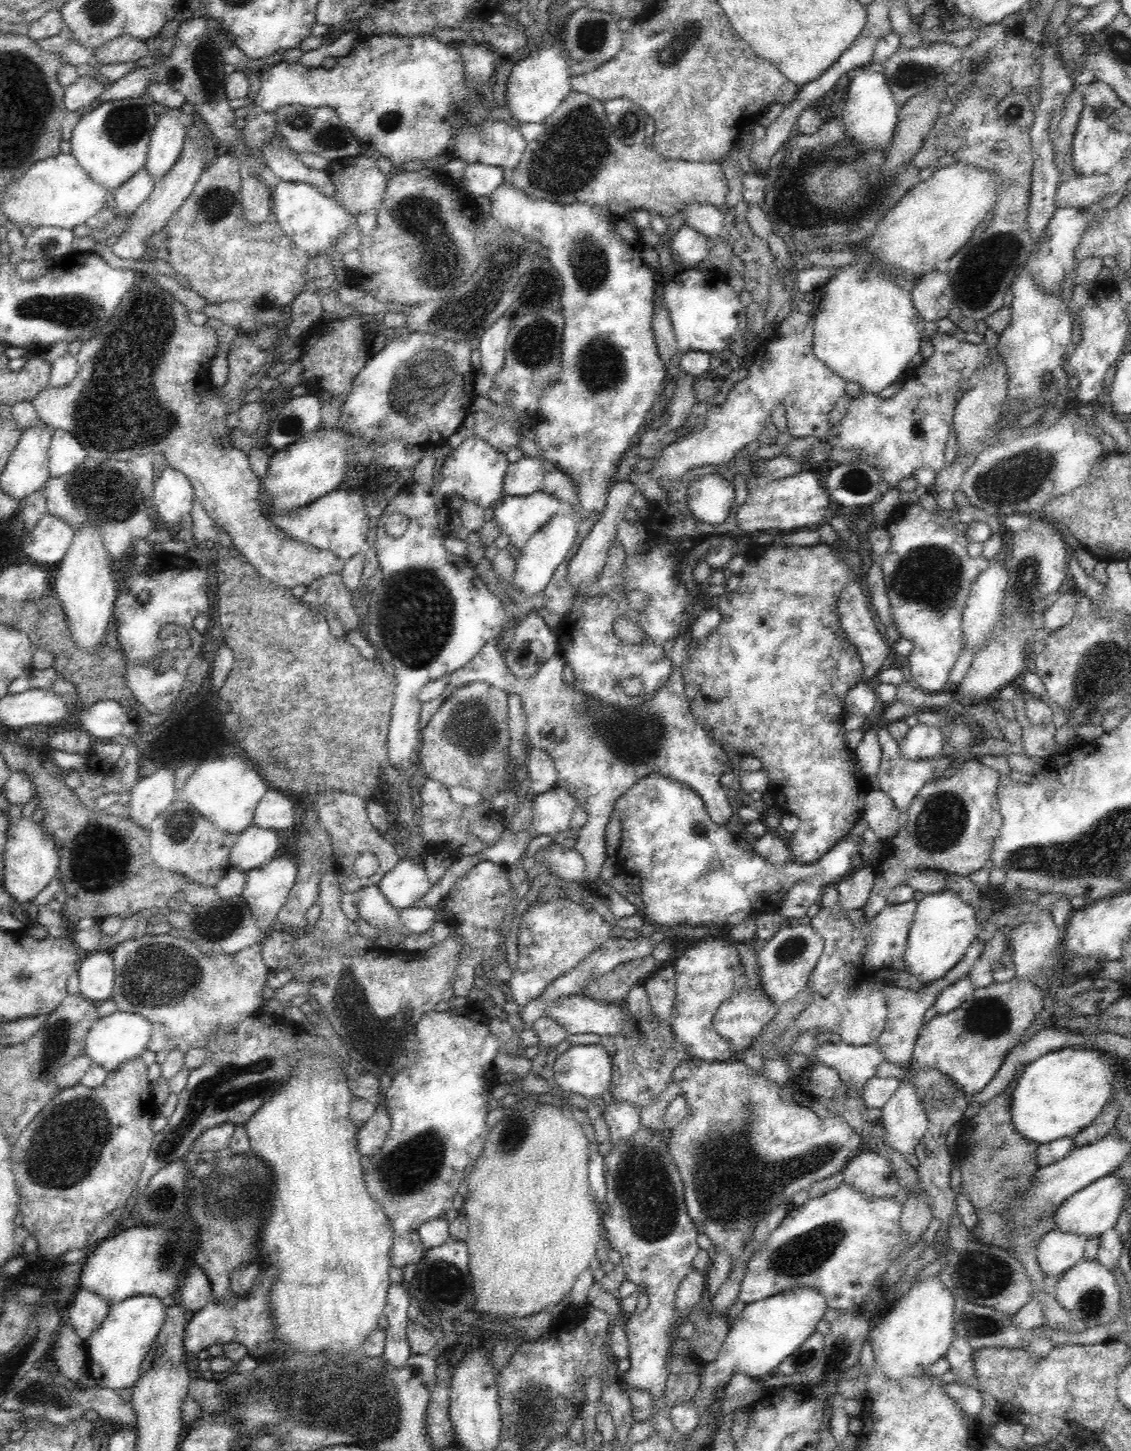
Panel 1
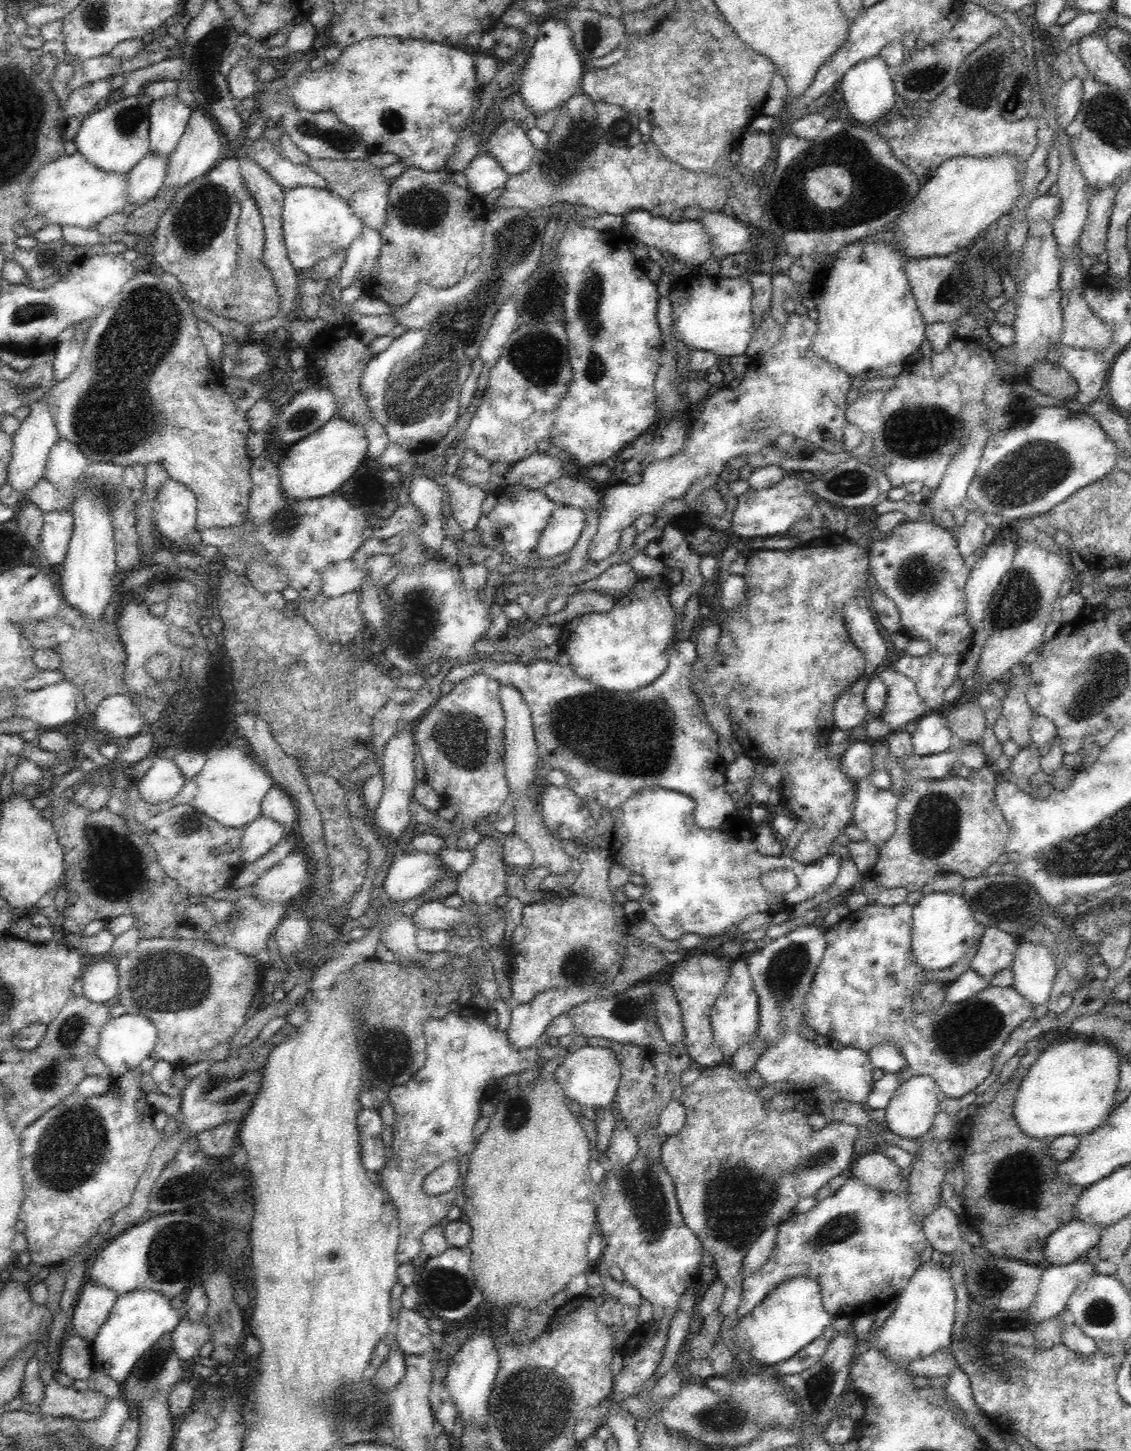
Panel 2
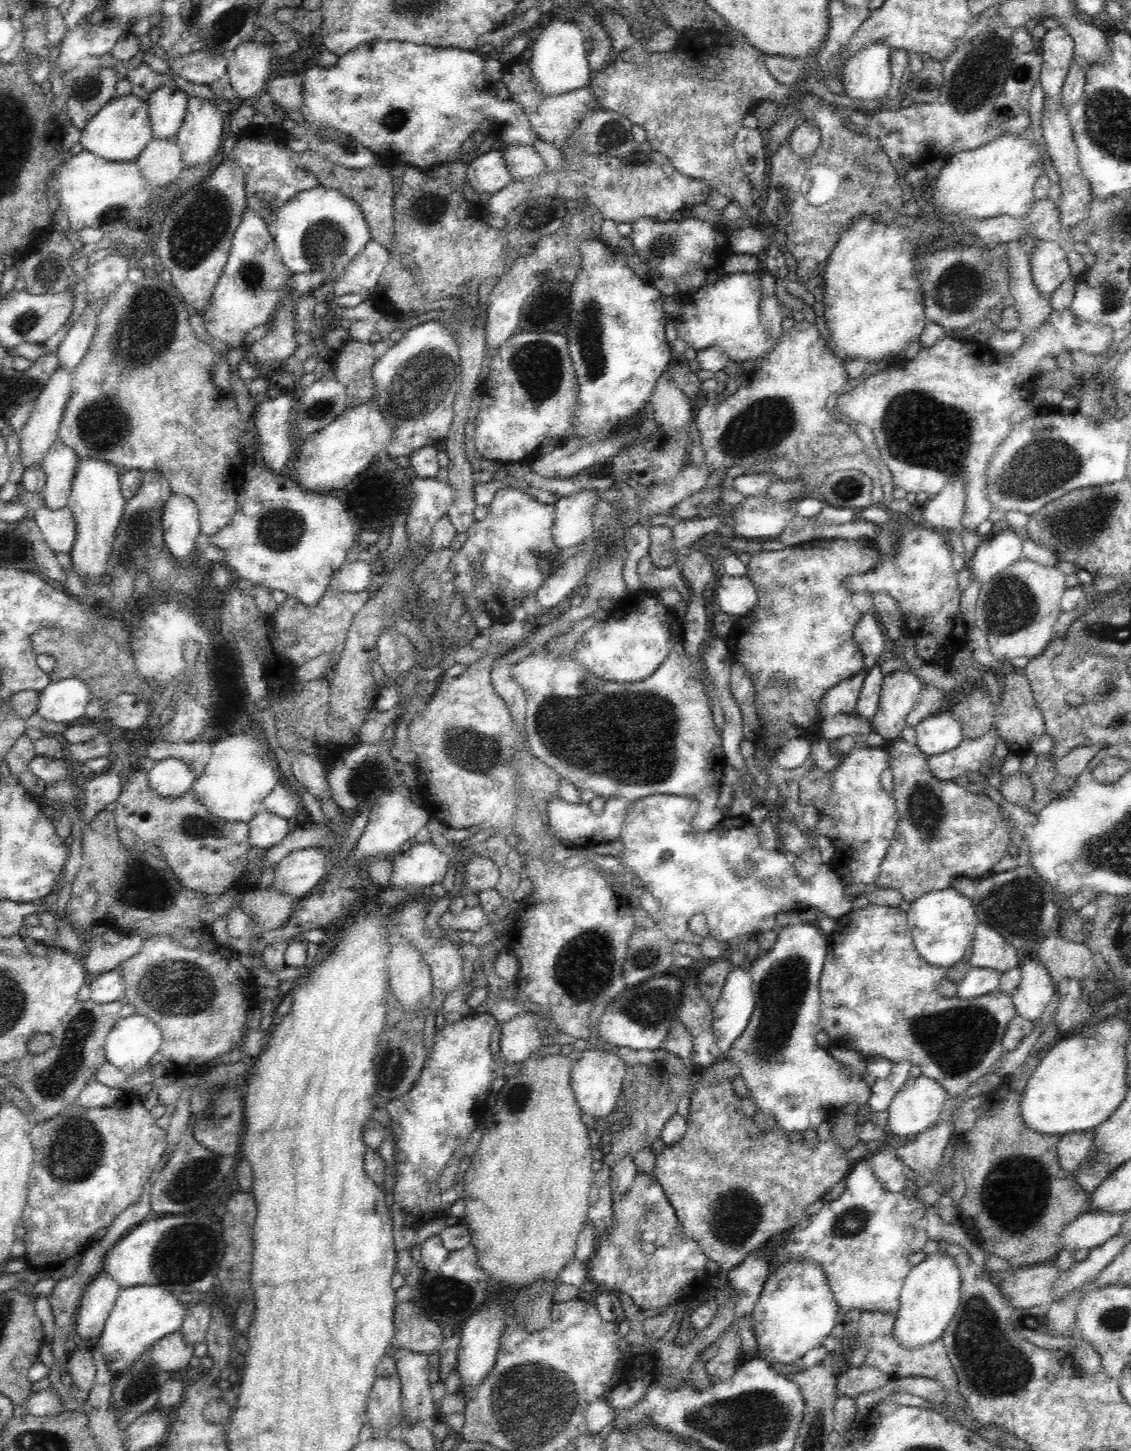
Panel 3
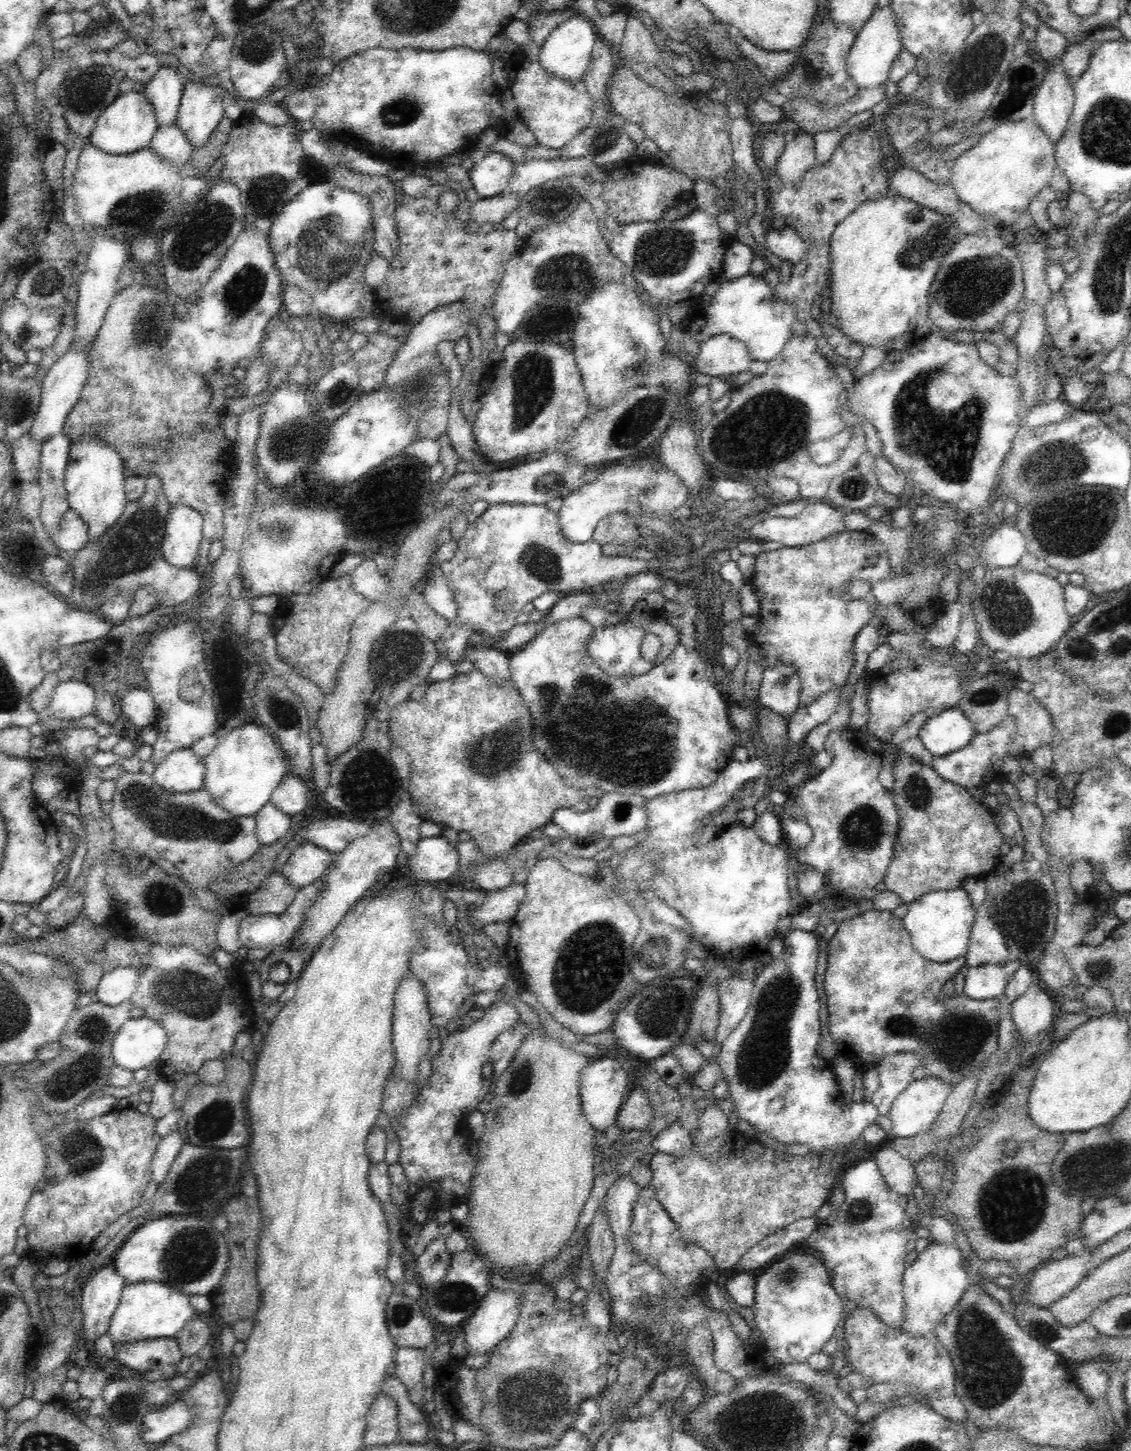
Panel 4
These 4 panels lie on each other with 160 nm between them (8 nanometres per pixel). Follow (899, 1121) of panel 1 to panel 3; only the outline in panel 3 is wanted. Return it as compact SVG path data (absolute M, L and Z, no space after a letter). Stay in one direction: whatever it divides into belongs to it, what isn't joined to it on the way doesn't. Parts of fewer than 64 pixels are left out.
M928 1074L908 1079L887 1108L889 1118L886 1128L890 1137L898 1140L912 1139L918 1133L925 1131L938 1120L945 1098L949 1098L949 1096L941 1084L937 1080L931 1079Z

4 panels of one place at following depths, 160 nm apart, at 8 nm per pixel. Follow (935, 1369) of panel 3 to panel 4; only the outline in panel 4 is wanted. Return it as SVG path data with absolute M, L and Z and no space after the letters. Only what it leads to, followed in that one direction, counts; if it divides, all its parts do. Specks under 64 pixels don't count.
M858 1306L849 1312L845 1320L844 1336L845 1356L853 1371L878 1384L913 1384L928 1396L929 1406L936 1413L953 1422L966 1422L968 1412L955 1393L956 1369L952 1357L939 1342L935 1331L927 1332L924 1336L908 1335L897 1328L886 1326L870 1309Z

